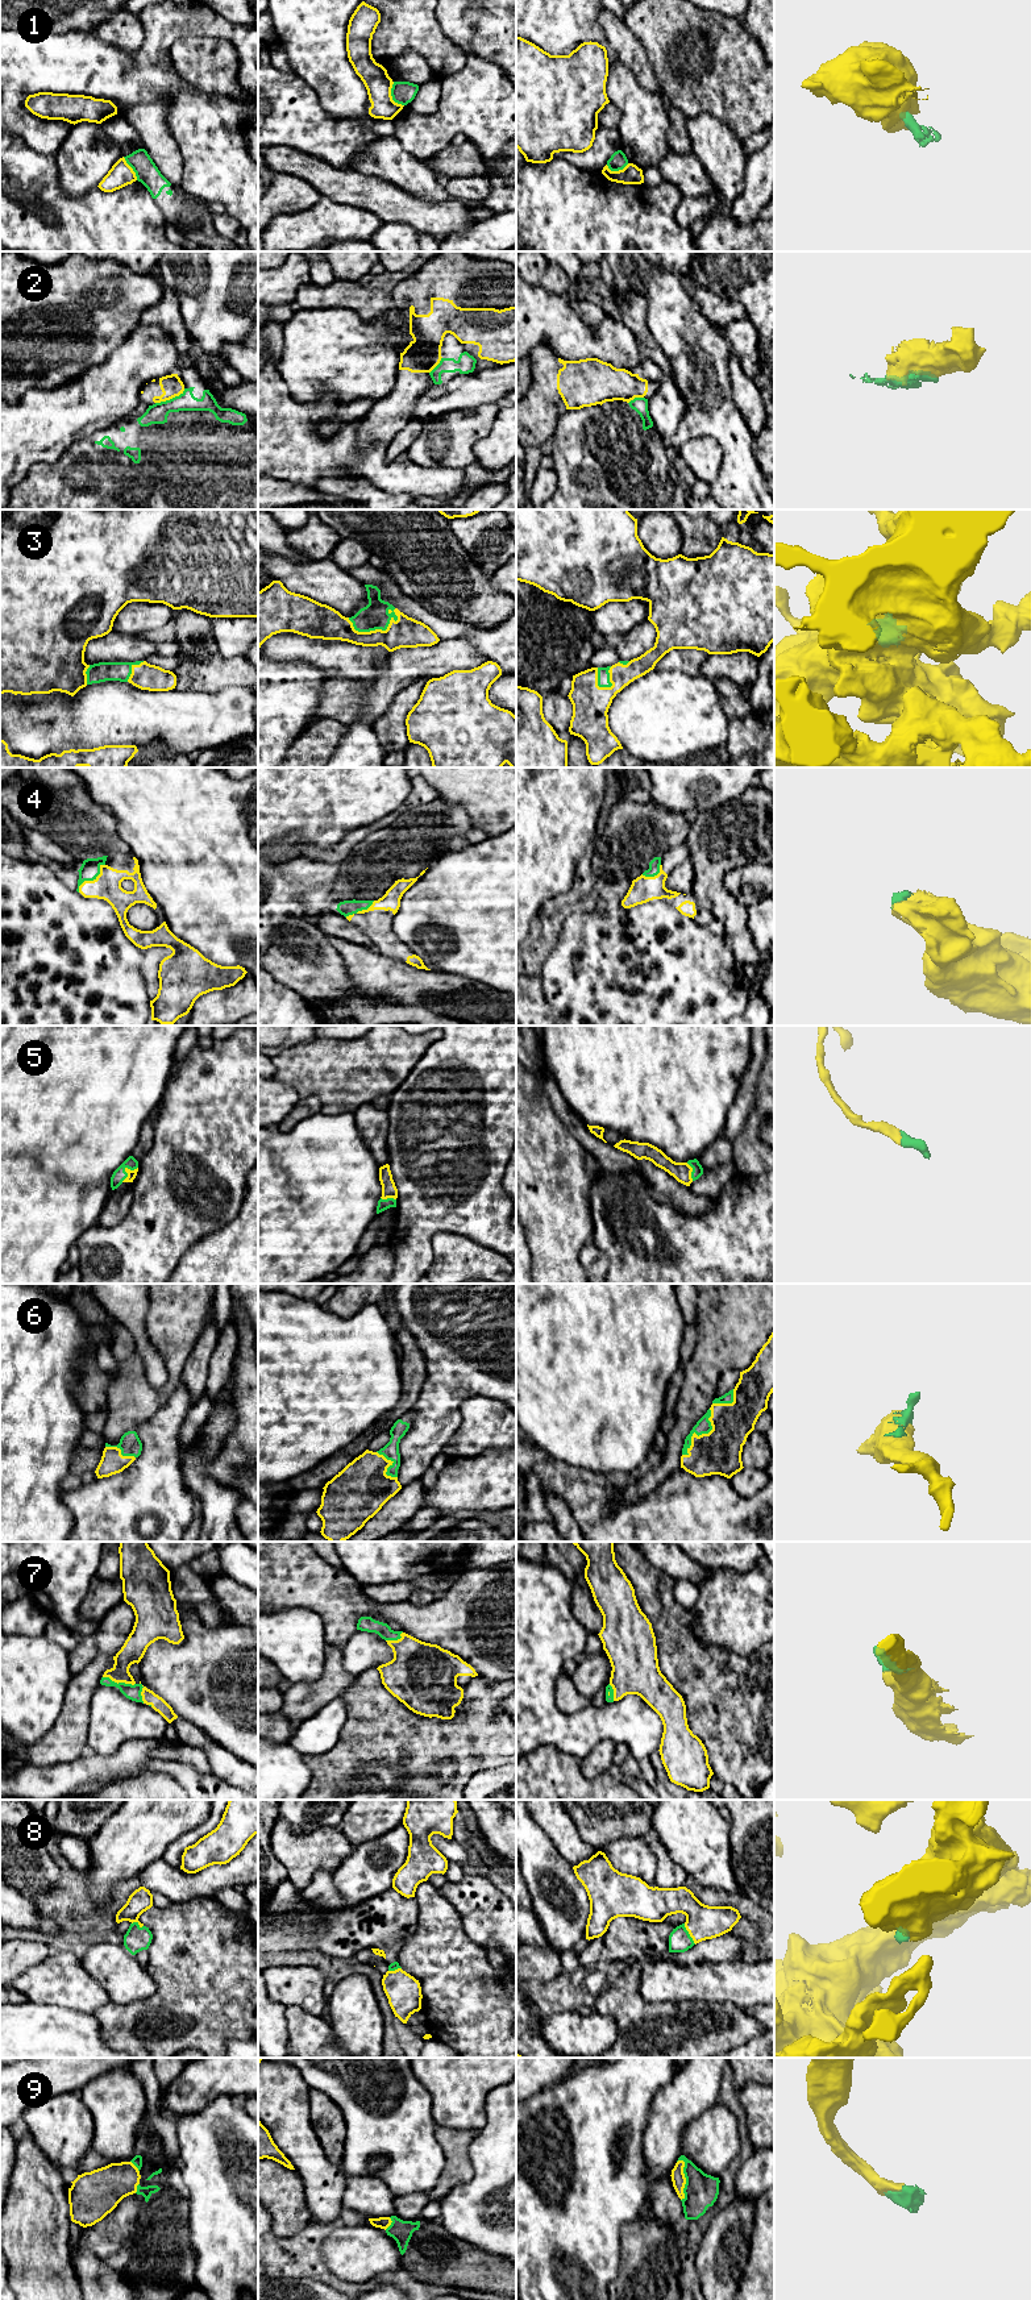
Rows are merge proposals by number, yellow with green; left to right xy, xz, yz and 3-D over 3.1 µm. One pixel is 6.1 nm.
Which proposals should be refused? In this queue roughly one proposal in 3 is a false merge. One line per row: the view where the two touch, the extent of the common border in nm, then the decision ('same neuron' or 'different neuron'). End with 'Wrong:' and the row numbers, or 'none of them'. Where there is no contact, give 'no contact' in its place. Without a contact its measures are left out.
1: xz | 170 nm | different neuron
2: xy | 200 nm | different neuron
3: xz | 320 nm | same neuron
4: xy | 240 nm | same neuron
5: xy | 140 nm | same neuron
6: yz | 340 nm | same neuron
7: xy | 200 nm | same neuron
8: yz | 150 nm | same neuron
9: yz | 260 nm | same neuron
Wrong: 1, 2

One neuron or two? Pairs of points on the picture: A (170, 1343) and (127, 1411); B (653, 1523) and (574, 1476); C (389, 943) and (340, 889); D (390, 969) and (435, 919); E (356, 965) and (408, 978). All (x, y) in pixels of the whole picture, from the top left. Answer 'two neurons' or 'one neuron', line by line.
A: one neuron
B: one neuron
C: one neuron
D: two neurons
E: one neuron

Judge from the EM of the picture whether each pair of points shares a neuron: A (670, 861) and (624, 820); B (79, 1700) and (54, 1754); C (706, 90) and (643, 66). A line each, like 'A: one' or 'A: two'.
A: one
B: one
C: two

